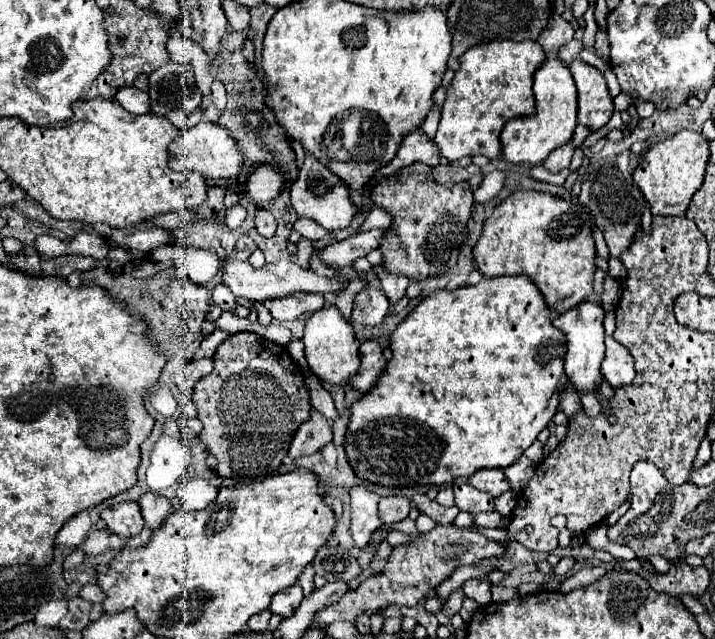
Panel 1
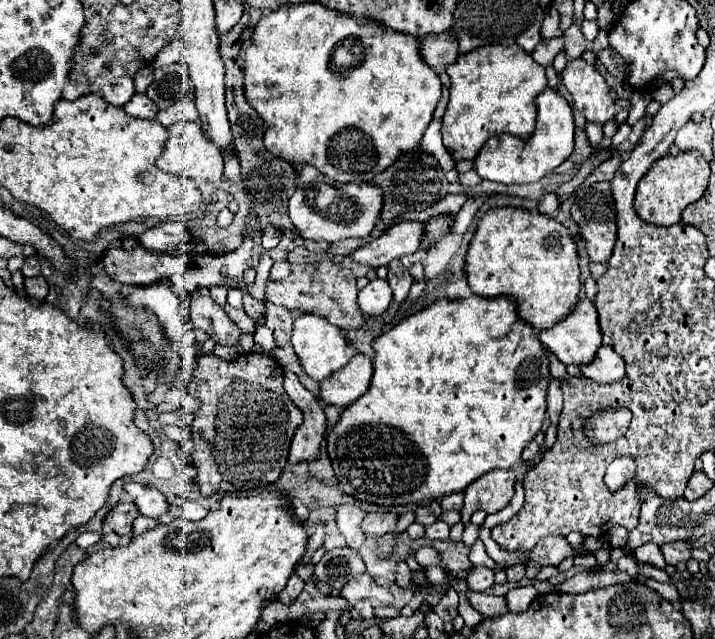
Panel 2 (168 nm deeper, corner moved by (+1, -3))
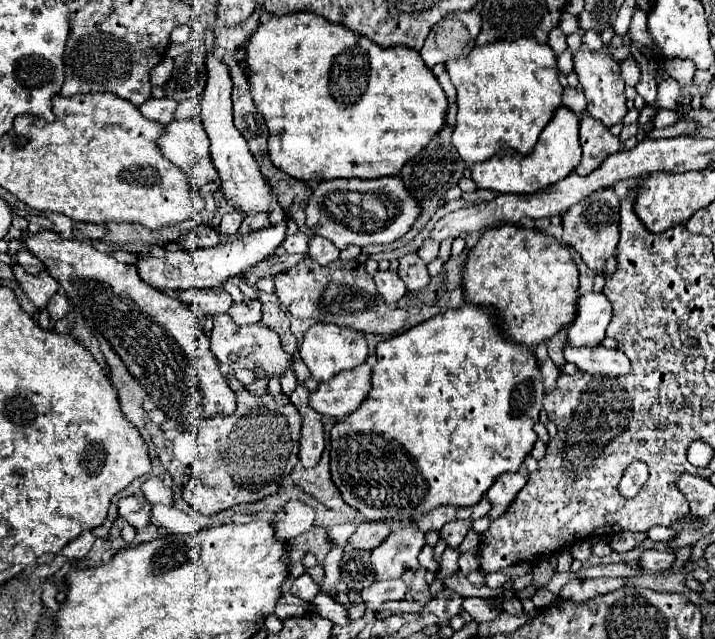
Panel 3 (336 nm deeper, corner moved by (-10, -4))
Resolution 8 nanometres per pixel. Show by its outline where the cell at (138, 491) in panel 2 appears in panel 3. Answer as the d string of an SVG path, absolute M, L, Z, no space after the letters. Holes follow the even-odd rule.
M168 473L150 477L148 481L142 483L142 493L150 505L162 503L162 505L172 505L174 503L174 491L172 491L172 477Z

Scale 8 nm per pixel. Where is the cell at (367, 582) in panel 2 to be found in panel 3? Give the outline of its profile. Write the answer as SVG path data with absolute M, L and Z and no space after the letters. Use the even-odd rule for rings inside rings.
M414 523L390 533L388 539L372 551L374 579L398 579L404 571L418 569L418 553L424 543L424 533Z

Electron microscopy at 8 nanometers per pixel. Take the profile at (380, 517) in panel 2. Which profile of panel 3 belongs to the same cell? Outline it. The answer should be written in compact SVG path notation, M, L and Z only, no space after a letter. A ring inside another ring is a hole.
M366 521L362 523L354 535L350 537L350 543L358 549L366 549L366 551L372 551L376 549L386 537L390 535L390 527L388 523L384 521Z

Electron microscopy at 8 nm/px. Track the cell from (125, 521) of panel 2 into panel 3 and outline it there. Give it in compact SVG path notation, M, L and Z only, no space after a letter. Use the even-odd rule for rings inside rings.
M124 497L118 501L118 513L122 519L126 519L136 531L142 531L150 525L150 511L152 507L144 497Z

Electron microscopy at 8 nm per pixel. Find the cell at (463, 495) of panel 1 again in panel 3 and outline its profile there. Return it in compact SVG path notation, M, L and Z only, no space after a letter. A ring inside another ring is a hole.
M460 519L450 521L448 525L444 525L440 529L440 539L444 539L448 543L448 547L458 547L462 543L462 539L466 537L470 525L472 525L472 521L460 521Z

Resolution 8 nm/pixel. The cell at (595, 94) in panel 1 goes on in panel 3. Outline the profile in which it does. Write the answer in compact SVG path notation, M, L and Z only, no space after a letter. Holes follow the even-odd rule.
M578 51L574 55L574 71L578 75L578 81L582 85L582 91L588 101L588 113L602 121L608 129L616 123L622 123L622 119L628 113L626 107L626 95L624 95L624 81L618 71L618 63L608 57L604 51Z

